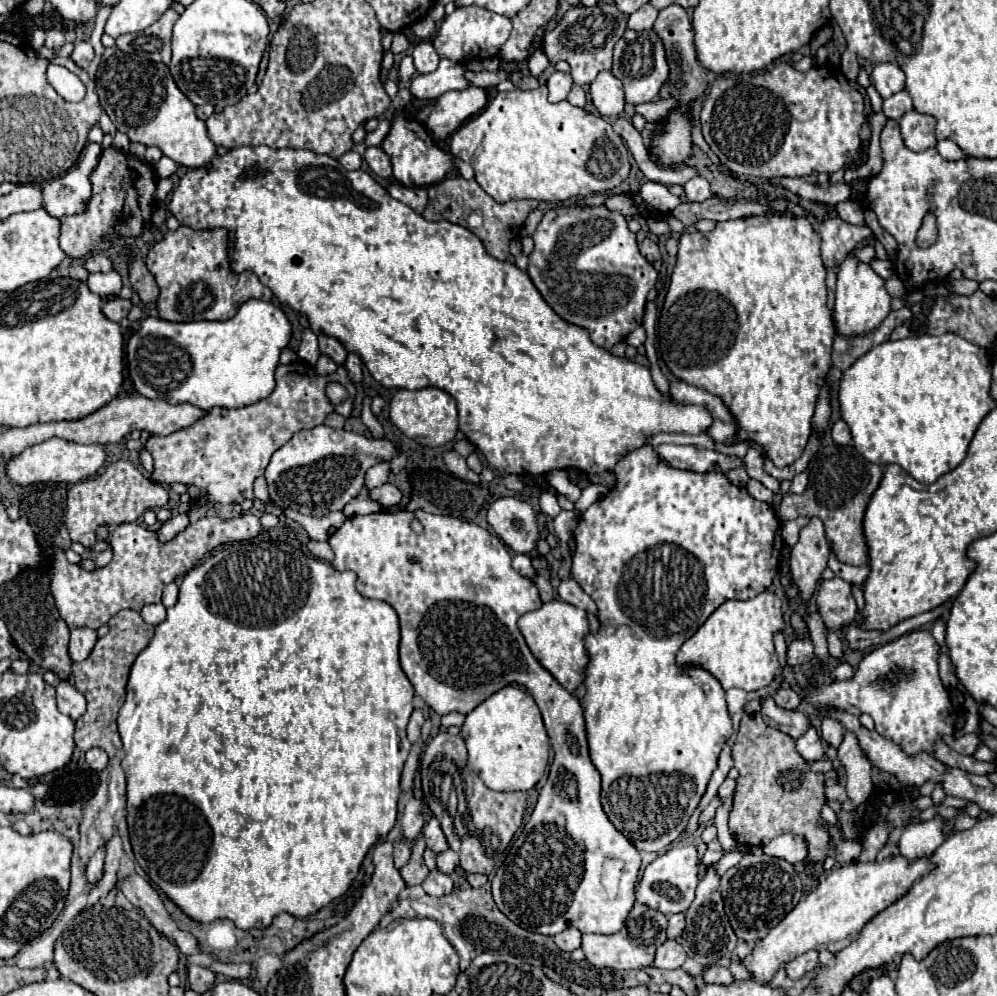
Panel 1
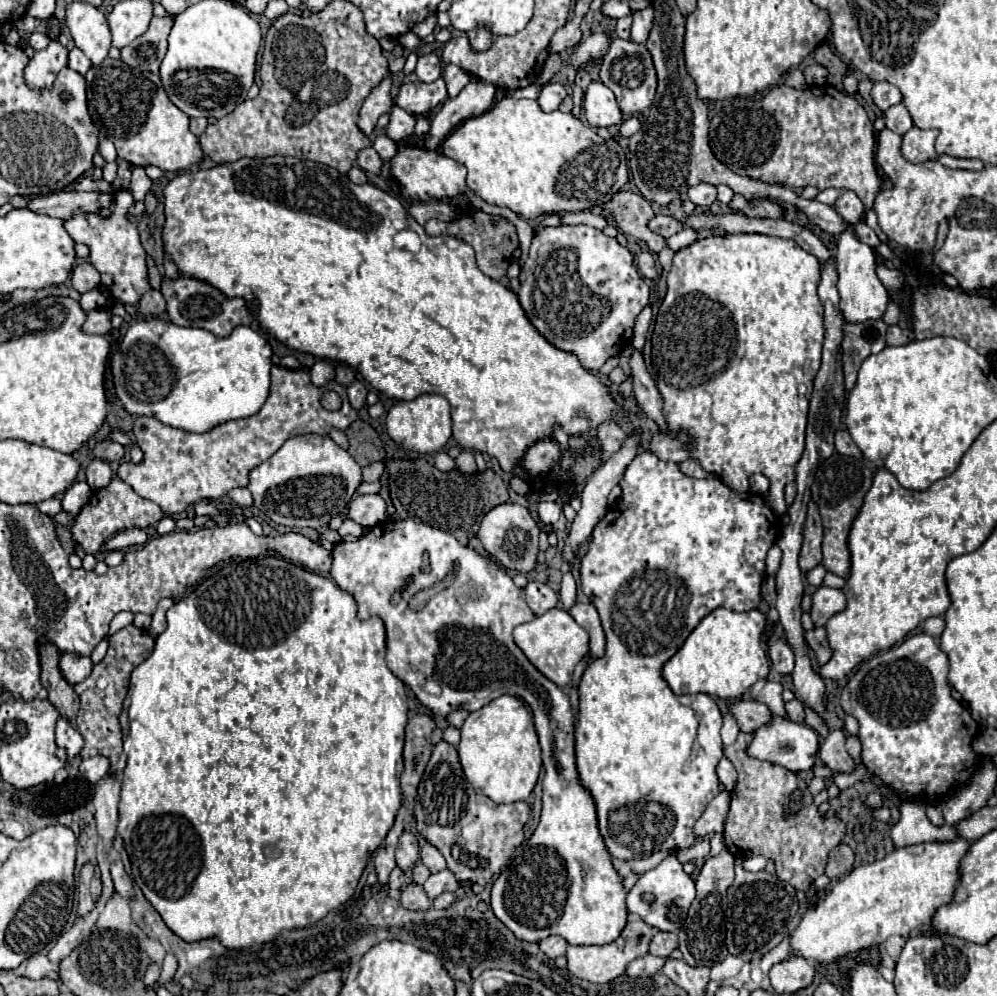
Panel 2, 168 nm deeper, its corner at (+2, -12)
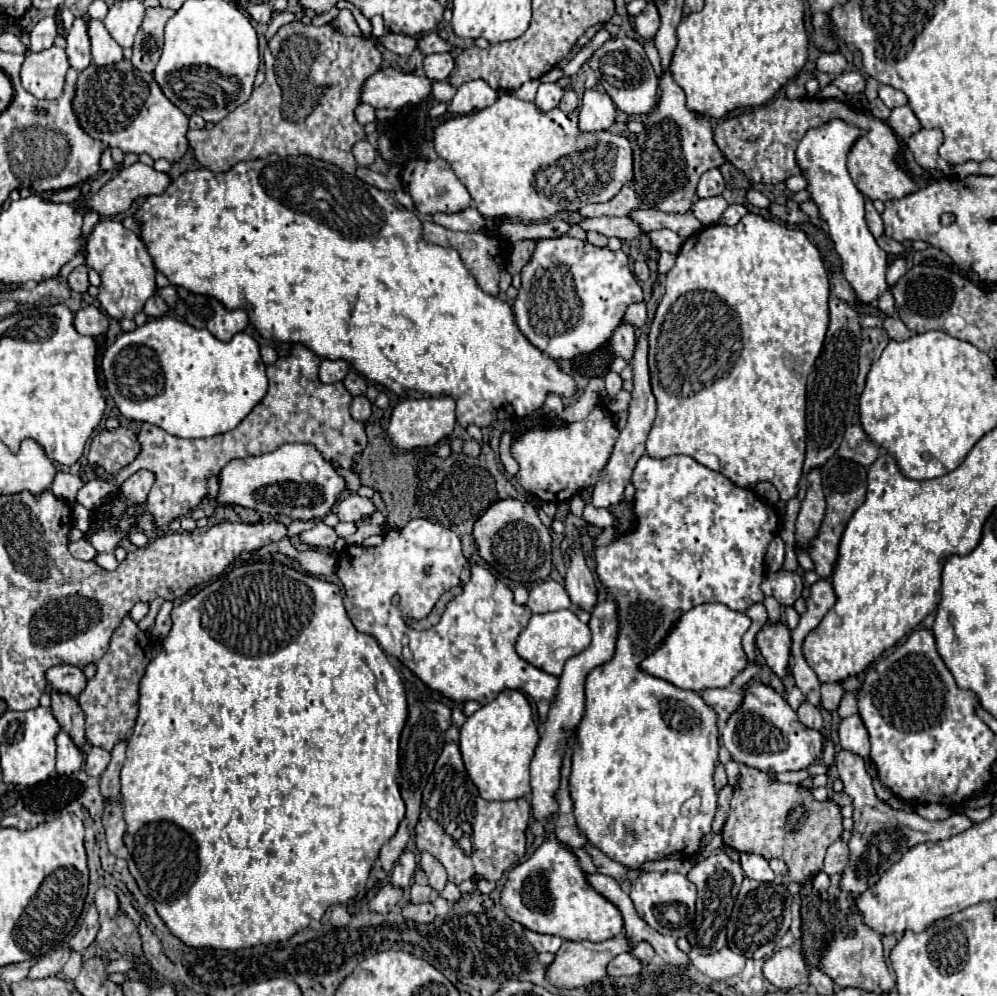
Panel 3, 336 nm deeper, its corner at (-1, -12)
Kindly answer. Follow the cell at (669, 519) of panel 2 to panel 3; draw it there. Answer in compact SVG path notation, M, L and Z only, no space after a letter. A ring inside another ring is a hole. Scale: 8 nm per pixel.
M644 455L634 467L632 485L636 487L634 515L638 517L638 527L626 535L620 535L610 545L598 545L594 549L596 575L600 579L602 587L606 589L608 597L618 603L618 609L616 609L616 613L618 613L618 641L616 641L614 657L608 663L592 669L586 677L586 711L584 711L582 721L578 723L578 731L576 731L578 739L574 743L572 775L570 775L570 795L574 801L574 817L578 821L578 829L606 857L610 857L612 861L616 861L624 867L640 867L646 861L660 861L660 859L692 859L700 851L702 837L706 833L710 833L710 825L712 825L712 819L716 813L716 789L714 789L712 775L714 775L714 767L718 763L720 743L718 743L718 727L716 727L718 717L716 717L714 709L710 709L710 705L706 705L698 693L678 689L678 687L670 685L668 681L662 681L654 675L644 673L640 669L640 663L662 645L662 641L670 635L670 631L674 629L674 625L678 623L682 613L690 611L696 605L724 603L734 611L746 611L748 607L762 603L764 593L760 589L760 583L764 579L764 555L766 555L770 541L776 537L778 525L780 525L780 515L774 505L768 505L766 501L756 497L754 491L750 491L750 489L736 487L724 475L696 463L692 457L686 457L686 455L672 455L666 459L654 459L654 457Z

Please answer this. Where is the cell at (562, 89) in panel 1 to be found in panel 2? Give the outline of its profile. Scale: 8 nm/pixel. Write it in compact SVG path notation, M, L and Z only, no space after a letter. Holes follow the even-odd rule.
M547 83L543 87L537 103L539 103L539 107L545 113L549 113L549 111L555 111L561 105L561 101L565 99L565 95L567 95L567 91L565 91L563 85L559 85L559 83Z

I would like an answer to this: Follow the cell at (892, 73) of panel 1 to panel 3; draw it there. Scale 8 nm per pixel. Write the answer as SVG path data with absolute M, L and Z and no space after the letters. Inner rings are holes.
M880 85L880 89L878 89L878 97L884 101L884 105L886 107L890 107L890 109L894 109L894 107L900 107L900 105L906 105L908 103L908 99L906 99L906 95L902 93L902 91L898 91L898 89L894 89L894 87L890 87L890 85Z

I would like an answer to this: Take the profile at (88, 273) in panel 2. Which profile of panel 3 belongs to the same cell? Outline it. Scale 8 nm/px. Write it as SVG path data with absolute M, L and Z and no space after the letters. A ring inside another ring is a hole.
M86 265L76 267L76 269L68 275L68 285L70 285L70 289L76 291L76 293L86 293L88 287L90 287L90 281L88 281L88 267L86 267Z

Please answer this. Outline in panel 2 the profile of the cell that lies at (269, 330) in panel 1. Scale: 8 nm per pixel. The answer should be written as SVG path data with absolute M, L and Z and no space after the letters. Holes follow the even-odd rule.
M161 317L131 323L117 351L109 357L113 385L125 411L131 415L147 415L159 419L163 425L183 429L189 433L207 433L213 427L255 415L269 397L269 369L271 345L267 339L245 325L233 329L225 339L215 337L205 329L179 327Z

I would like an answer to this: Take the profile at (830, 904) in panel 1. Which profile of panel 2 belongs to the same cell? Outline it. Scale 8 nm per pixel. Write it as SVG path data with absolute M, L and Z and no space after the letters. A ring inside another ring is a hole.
M957 837L955 841L931 841L931 843L919 843L919 845L907 845L893 849L883 859L855 867L849 875L841 877L839 883L831 889L831 893L811 911L807 911L797 929L791 933L791 947L795 955L813 959L813 961L835 961L841 955L879 945L891 935L907 937L913 931L919 931L921 927L931 923L931 917L941 905L947 905L953 901L955 889L959 885L959 865L963 855L969 851L971 841Z

